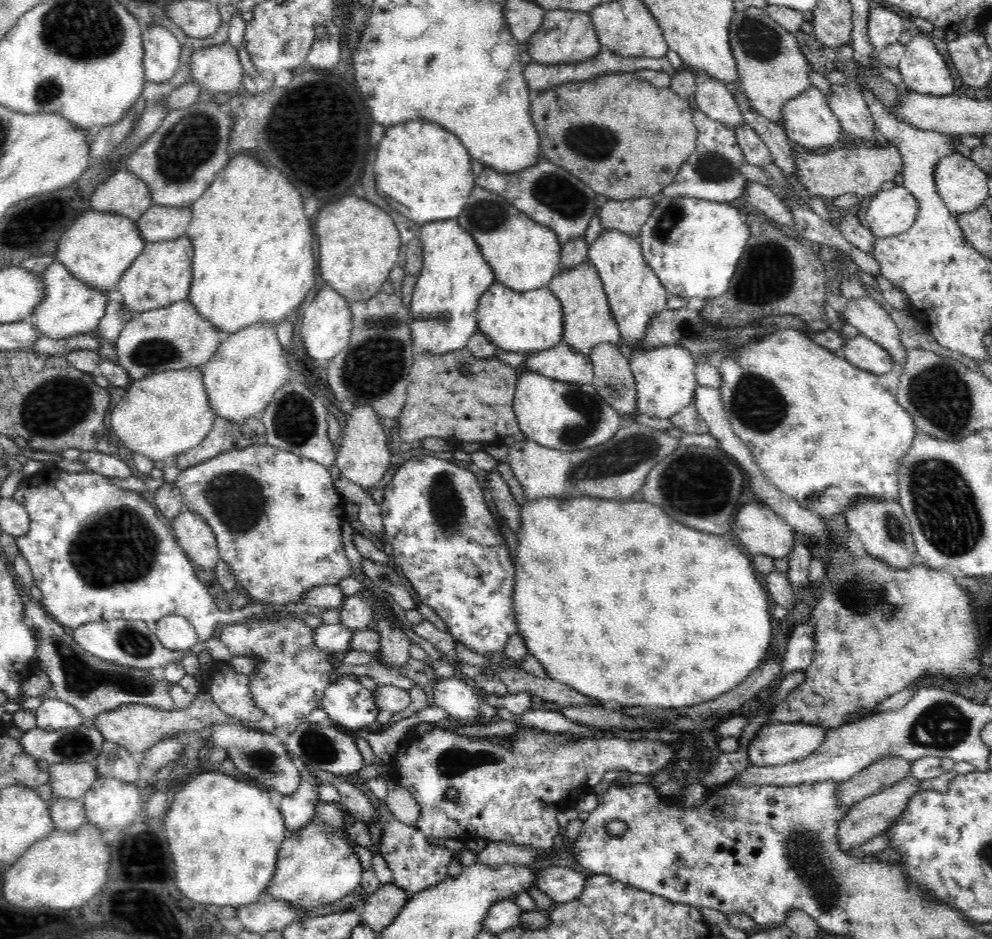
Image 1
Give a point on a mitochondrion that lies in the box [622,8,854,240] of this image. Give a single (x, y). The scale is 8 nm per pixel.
(758, 40)

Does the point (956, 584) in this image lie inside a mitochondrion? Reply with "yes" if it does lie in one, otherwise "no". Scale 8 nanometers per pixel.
no

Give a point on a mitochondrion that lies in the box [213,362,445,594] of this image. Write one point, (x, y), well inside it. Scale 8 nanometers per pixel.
(295, 421)

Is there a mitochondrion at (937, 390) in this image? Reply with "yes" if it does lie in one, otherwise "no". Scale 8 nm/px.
yes

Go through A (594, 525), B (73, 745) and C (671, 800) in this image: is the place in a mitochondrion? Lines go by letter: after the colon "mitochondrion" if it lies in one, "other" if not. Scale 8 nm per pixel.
A: other
B: mitochondrion
C: other

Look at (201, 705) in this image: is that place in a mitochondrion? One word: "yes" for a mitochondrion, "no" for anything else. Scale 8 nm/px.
no

